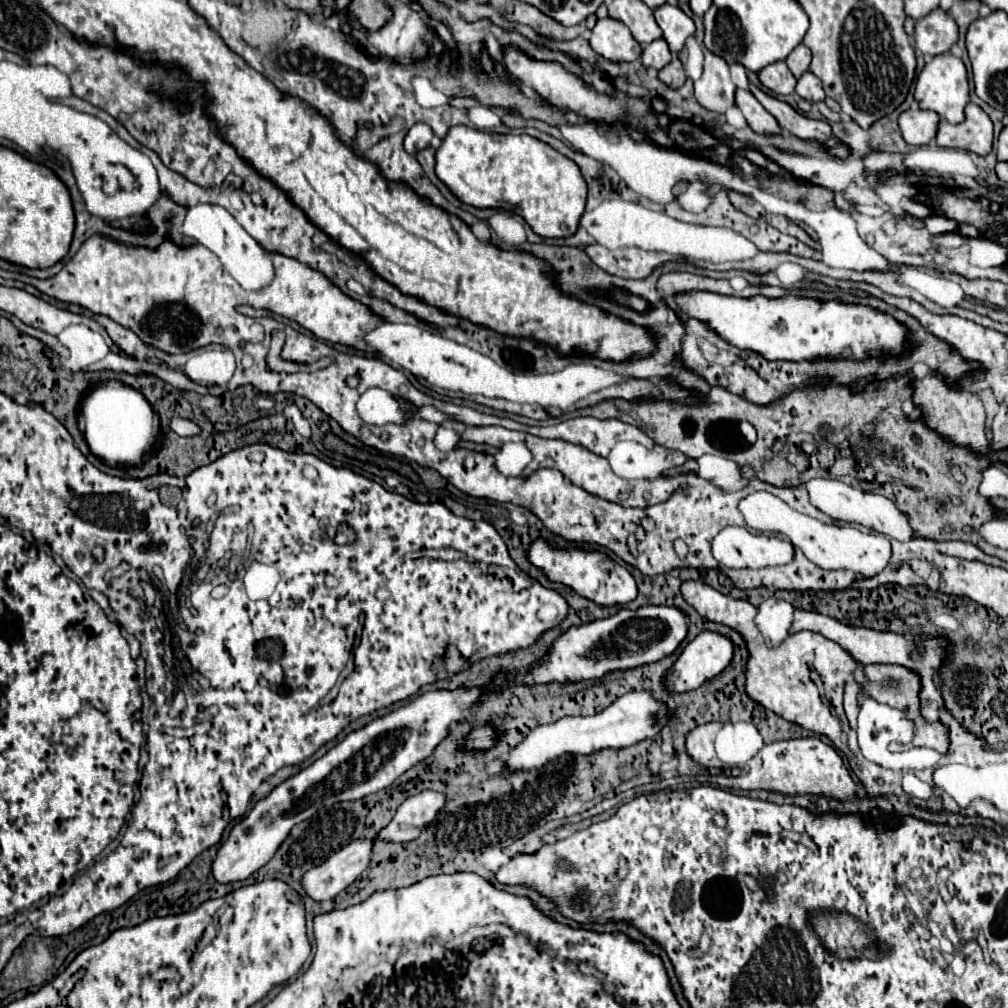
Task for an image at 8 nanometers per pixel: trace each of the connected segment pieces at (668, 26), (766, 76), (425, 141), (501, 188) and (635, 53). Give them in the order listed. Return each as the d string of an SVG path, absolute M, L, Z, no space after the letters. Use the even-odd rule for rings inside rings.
M671 4L657 6L655 20L661 26L663 38L667 40L671 52L679 52L685 44L685 38L693 36L695 22L679 6L671 6Z
M781 60L781 62L773 62L769 66L765 66L761 72L759 72L759 80L765 88L777 92L777 94L793 94L795 90L795 76L791 74L791 70L787 68L787 64Z
M417 122L415 126L409 128L403 146L405 146L405 150L407 150L411 156L415 156L419 150L423 150L423 148L429 146L431 138L433 138L431 126L427 126L425 122Z
M453 126L435 152L435 174L461 202L519 214L539 236L571 236L585 212L587 184L577 164L527 134L495 134Z
M611 16L599 18L589 36L591 48L613 62L631 62L641 56L639 42L631 36L629 28Z

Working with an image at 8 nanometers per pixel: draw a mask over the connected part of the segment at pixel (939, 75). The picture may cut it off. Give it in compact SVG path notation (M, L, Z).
M939 54L933 56L923 70L917 76L915 82L915 100L919 104L919 108L923 110L933 110L937 112L941 118L945 118L951 124L963 122L965 120L965 106L969 102L969 82L967 82L967 70L961 58L955 58L953 54Z

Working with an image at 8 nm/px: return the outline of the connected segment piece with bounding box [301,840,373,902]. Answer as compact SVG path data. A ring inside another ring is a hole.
M369 840L351 842L327 858L323 864L307 870L301 876L301 886L307 896L317 902L331 900L349 884L353 884L365 866L369 866L371 846L373 842Z

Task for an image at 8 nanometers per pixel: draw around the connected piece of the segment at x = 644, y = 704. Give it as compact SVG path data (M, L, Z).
M629 692L615 700L609 708L595 716L565 716L549 726L535 728L517 748L513 748L507 756L507 770L533 770L541 768L545 762L559 758L563 752L567 754L593 754L603 748L625 748L637 744L645 738L655 736L661 726L667 722L667 708L659 704L649 692Z

